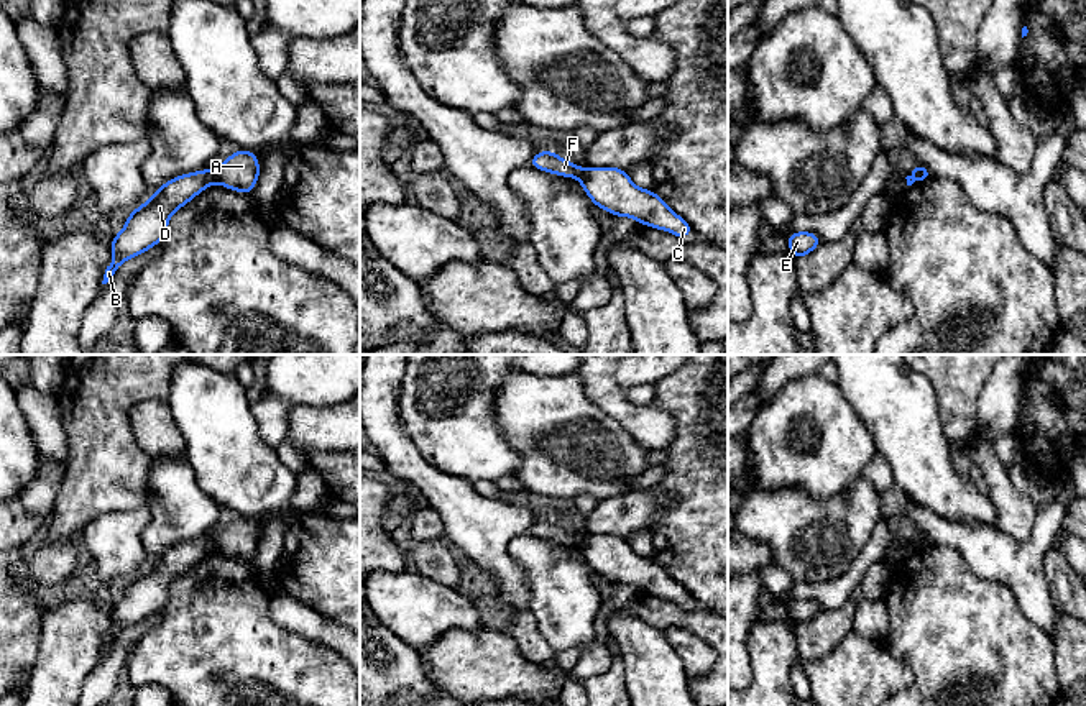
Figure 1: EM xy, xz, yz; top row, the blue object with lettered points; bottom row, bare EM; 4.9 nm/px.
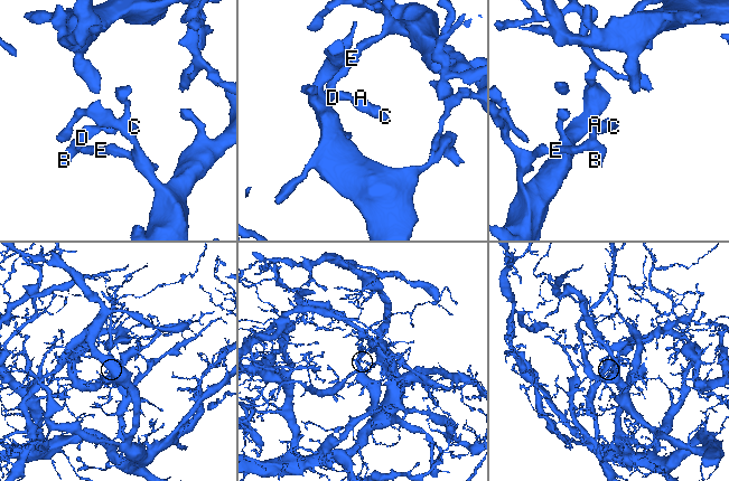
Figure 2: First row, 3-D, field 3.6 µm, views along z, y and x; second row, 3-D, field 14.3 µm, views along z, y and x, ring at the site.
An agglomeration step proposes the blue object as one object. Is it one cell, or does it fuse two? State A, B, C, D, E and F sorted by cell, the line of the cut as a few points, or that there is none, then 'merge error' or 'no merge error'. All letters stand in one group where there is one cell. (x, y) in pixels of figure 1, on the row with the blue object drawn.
A C / B D E F | xy (212, 171), (217, 181) | merge error

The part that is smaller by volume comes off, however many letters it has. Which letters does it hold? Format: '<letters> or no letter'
A, C

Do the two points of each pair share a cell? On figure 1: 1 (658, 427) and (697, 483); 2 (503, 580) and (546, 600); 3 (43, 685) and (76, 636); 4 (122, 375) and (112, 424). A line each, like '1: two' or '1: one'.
1: two
2: two
3: one
4: one

